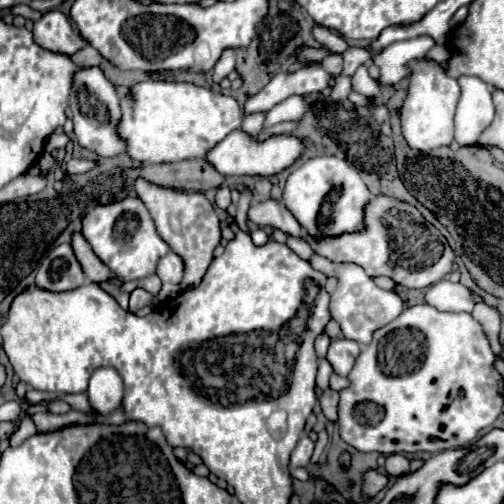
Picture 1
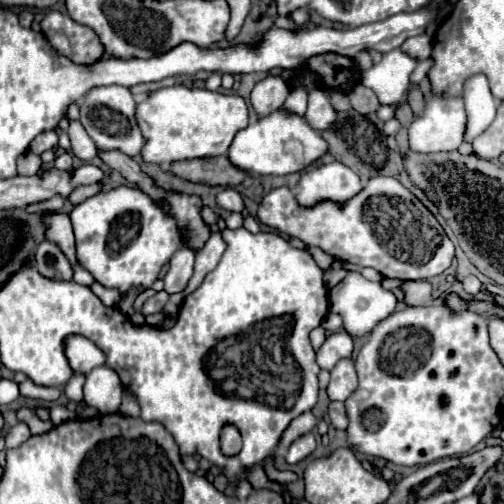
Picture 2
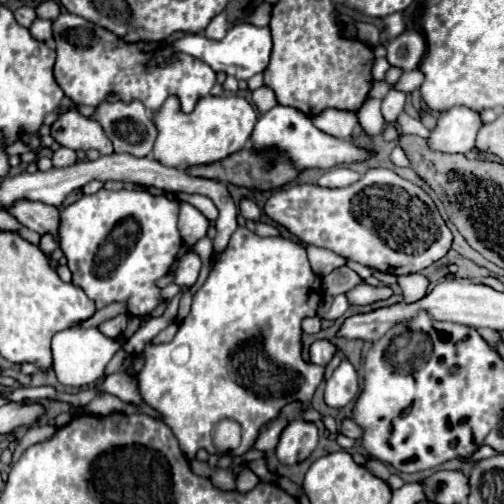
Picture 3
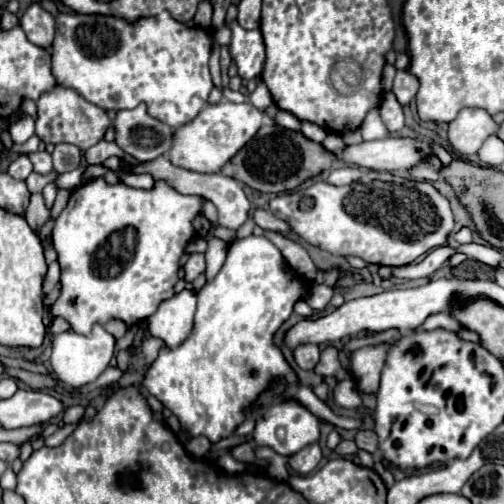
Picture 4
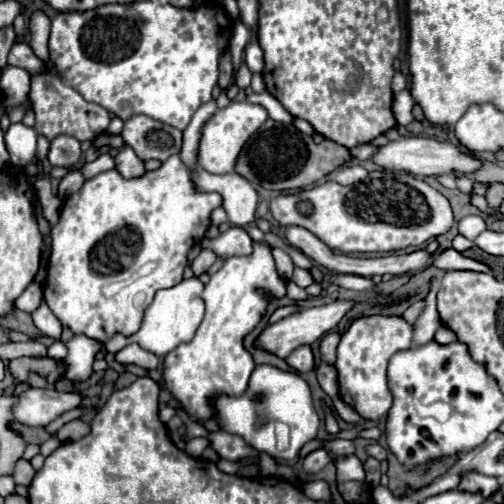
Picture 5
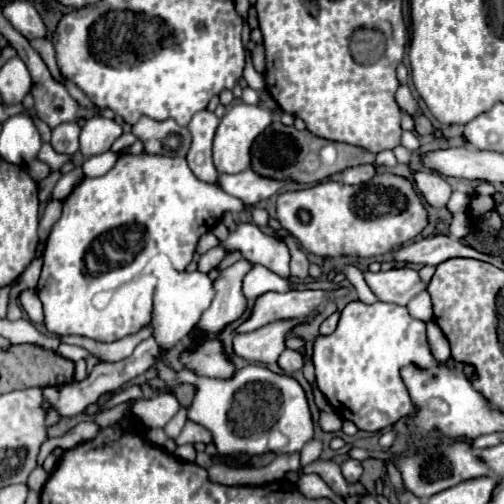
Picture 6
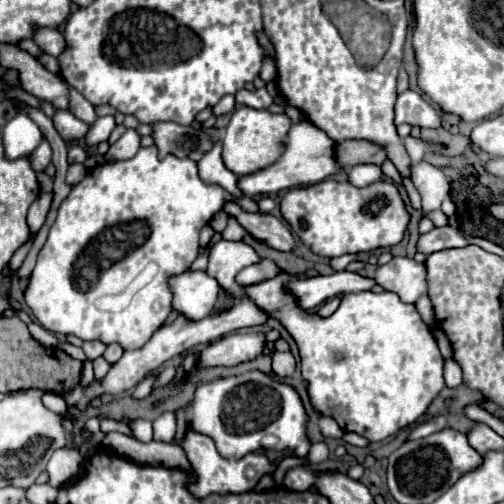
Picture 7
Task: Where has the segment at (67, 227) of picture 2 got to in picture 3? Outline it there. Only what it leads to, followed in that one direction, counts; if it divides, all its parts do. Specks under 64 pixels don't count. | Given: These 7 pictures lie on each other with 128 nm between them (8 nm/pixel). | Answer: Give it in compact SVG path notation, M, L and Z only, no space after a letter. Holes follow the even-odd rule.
M18 200L14 206L6 208L20 224L38 232L40 236L52 234L58 244L58 228L60 228L60 210L56 206L48 206L42 202Z

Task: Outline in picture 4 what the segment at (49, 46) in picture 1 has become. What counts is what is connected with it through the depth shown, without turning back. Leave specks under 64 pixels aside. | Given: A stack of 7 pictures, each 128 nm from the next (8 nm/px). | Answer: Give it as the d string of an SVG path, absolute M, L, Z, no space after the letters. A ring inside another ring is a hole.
M168 12L154 18L142 18L128 22L112 16L86 16L86 14L58 14L56 16L56 38L52 44L52 74L62 88L76 90L84 100L104 110L130 110L140 102L148 104L148 114L160 122L178 128L208 104L208 94L214 88L210 70L210 36L204 30L188 28L176 22Z

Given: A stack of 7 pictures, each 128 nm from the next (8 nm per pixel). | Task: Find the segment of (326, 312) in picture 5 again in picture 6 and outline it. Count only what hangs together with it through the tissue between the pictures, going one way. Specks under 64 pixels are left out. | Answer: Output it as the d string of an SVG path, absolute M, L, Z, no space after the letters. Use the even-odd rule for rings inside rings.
M320 310L312 312L306 318L298 318L298 320L278 320L278 322L272 322L272 324L266 324L262 328L254 330L254 332L248 332L248 334L236 334L236 338L234 338L234 352L238 356L254 360L254 362L274 364L278 360L278 356L286 348L288 334L298 324L310 322L318 312Z

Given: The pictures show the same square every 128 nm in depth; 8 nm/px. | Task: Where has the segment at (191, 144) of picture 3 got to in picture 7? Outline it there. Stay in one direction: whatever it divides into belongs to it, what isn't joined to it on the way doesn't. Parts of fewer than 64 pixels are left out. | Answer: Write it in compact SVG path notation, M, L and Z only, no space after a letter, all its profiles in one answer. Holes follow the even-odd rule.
M240 106L232 112L232 118L226 126L224 138L222 138L222 160L224 166L234 172L236 176L244 176L250 172L256 172L260 168L266 168L268 164L274 164L282 152L284 142L288 138L290 120L284 114L272 114L268 110L256 110L250 106Z

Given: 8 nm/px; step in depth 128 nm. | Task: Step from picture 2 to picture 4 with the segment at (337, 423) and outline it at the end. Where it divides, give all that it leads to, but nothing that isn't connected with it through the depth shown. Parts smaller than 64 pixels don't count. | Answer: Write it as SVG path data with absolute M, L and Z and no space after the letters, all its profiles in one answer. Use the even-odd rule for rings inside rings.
M358 430L356 436L354 436L354 442L358 448L374 454L376 452L376 446L378 446L378 440L376 440L376 434L372 430Z

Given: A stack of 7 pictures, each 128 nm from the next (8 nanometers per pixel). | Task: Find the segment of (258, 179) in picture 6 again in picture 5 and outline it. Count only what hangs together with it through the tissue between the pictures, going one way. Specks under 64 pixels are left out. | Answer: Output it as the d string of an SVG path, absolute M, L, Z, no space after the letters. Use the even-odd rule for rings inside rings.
M198 168L190 172L190 178L198 192L218 192L222 196L222 208L226 210L228 222L232 226L244 228L254 222L252 212L256 210L258 194L244 176L236 172L218 176Z

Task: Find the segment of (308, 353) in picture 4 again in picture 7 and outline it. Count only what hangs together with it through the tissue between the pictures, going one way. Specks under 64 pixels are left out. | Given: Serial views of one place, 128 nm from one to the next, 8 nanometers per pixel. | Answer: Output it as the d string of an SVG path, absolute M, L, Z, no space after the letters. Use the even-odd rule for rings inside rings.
M272 348L272 370L274 374L278 374L280 378L292 376L296 368L296 360L290 352L278 352L276 348Z

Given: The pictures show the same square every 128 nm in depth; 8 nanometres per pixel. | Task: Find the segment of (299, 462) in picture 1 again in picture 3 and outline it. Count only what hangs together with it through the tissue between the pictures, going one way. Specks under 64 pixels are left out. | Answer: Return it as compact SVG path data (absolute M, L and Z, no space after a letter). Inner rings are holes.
M292 420L280 436L276 456L282 464L298 464L310 456L318 444L318 428L312 422Z

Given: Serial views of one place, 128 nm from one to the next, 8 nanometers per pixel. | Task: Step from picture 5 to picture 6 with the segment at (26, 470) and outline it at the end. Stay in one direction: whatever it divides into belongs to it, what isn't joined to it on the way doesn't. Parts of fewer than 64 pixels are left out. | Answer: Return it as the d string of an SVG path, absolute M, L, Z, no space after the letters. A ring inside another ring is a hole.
M38 466L38 468L34 468L34 472L28 476L26 484L28 484L28 488L30 488L30 490L40 492L40 488L42 488L42 486L44 486L44 482L46 482L46 478L48 478L48 474L44 472L44 468L42 468L42 466Z

